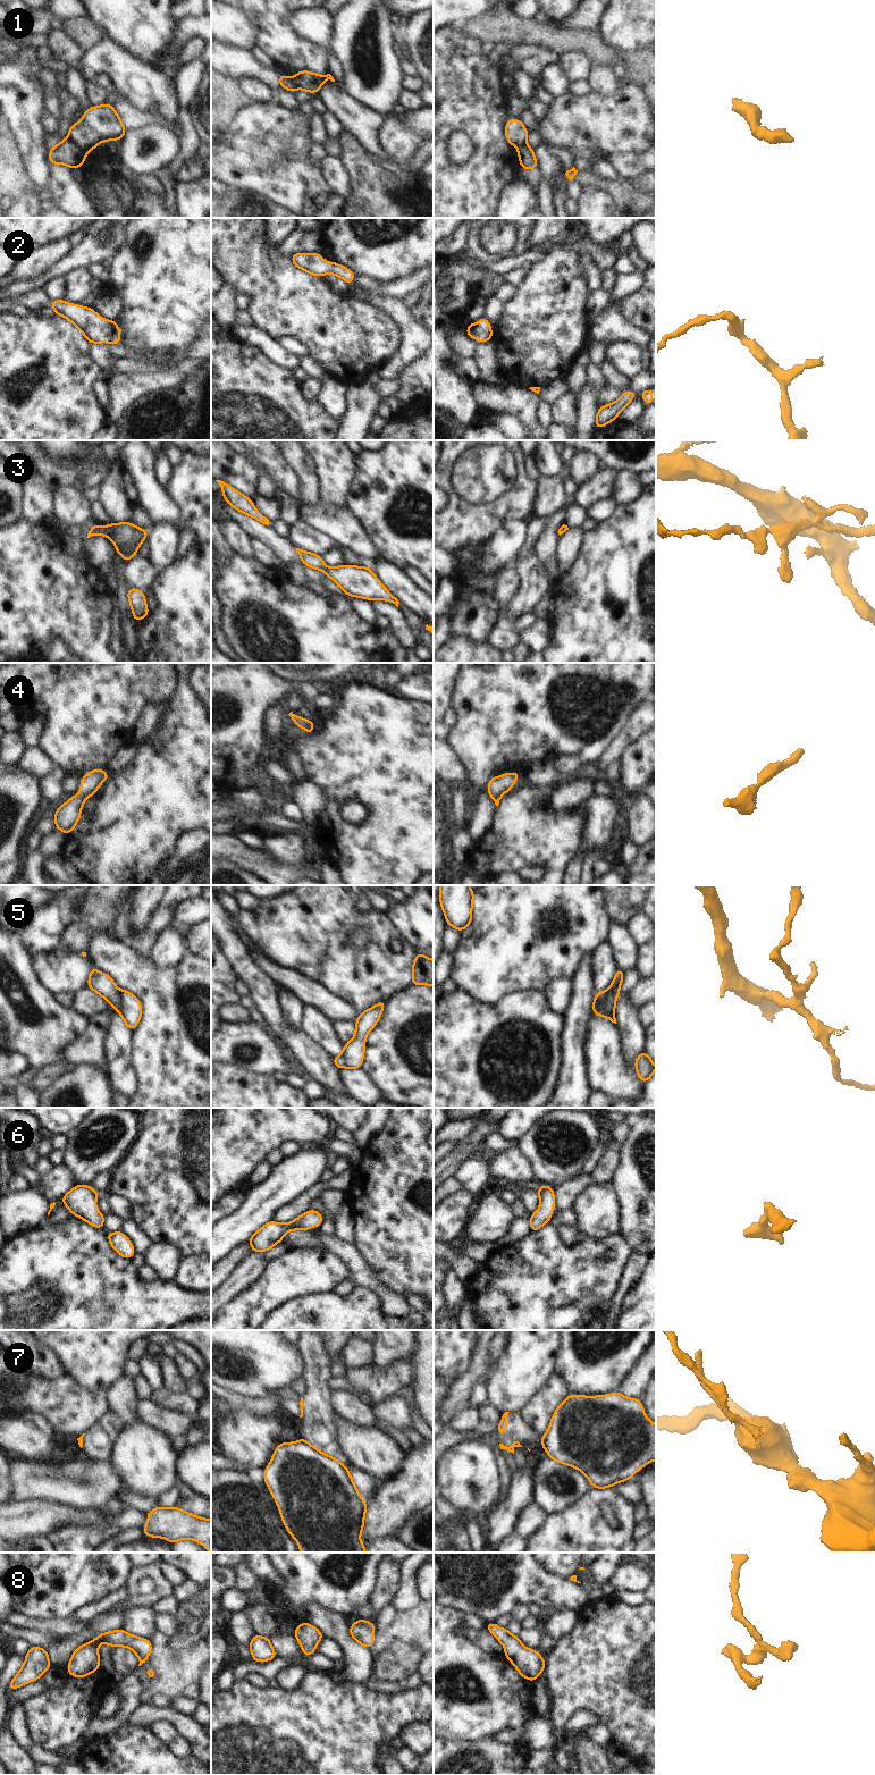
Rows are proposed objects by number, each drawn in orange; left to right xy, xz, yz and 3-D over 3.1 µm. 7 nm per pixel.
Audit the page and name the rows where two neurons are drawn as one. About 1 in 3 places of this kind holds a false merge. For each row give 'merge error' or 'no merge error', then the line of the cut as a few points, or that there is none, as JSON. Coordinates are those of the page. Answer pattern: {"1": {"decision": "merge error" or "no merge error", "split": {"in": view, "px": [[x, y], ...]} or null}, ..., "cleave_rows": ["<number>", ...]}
{"1": {"decision": "merge error", "split": {"in": "xy", "px": [[68, 136], [86, 151]]}}, "2": {"decision": "no merge error", "split": null}, "3": {"decision": "no merge error", "split": null}, "4": {"decision": "no merge error", "split": null}, "5": {"decision": "merge error", "split": {"in": "xy", "px": [[119, 991], [120, 1011]]}}, "6": {"decision": "no merge error", "split": null}, "7": {"decision": "merge error", "split": {"in": "yz", "px": [[545, 1436], [545, 1445], [543, 1447]]}}, "8": {"decision": "no merge error", "split": null}, "cleave_rows": ["1", "5", "7"]}

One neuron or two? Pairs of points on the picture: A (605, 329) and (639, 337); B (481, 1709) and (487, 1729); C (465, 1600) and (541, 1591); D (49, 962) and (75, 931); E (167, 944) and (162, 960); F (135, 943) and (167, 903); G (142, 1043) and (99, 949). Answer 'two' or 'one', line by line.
A: one
B: one
C: one
D: two
E: one
F: one
G: one

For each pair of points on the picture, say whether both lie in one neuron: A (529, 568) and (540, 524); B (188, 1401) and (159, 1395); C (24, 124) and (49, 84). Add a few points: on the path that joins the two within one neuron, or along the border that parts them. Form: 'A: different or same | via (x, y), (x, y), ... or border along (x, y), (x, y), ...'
A: same | via (529, 557), (529, 544), (532, 535)
B: same | via (182, 1401), (173, 1401), (166, 1397)
C: different | border along (36, 70), (36, 76), (44, 91), (45, 110)

